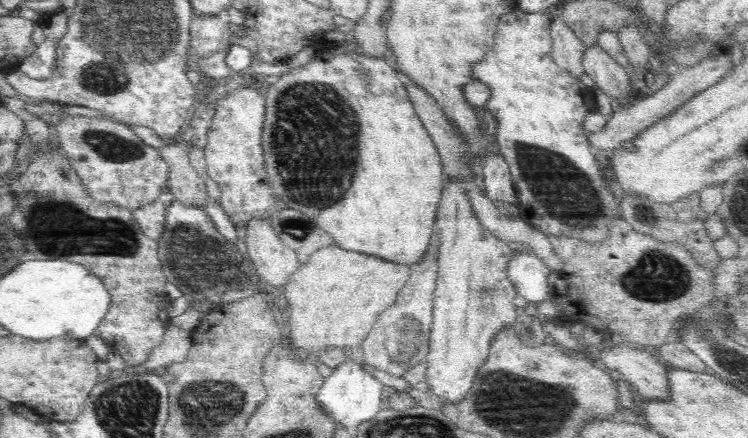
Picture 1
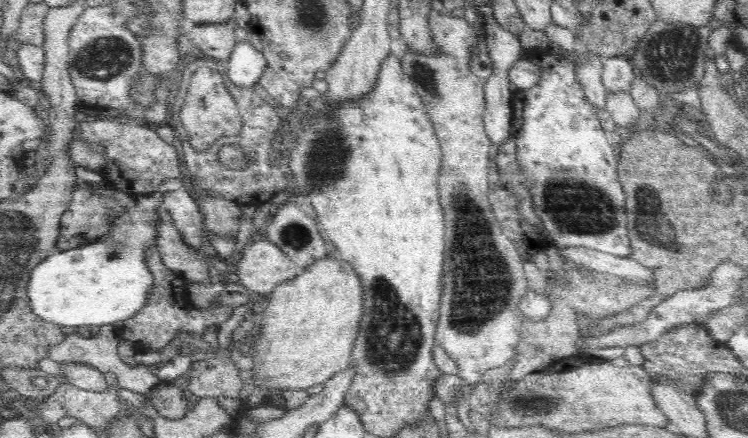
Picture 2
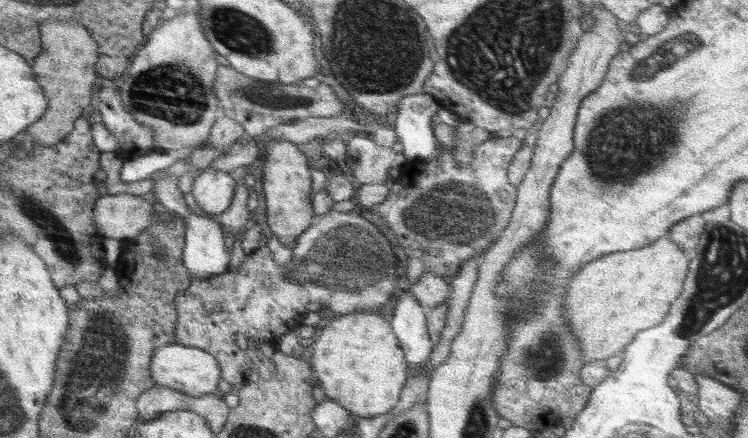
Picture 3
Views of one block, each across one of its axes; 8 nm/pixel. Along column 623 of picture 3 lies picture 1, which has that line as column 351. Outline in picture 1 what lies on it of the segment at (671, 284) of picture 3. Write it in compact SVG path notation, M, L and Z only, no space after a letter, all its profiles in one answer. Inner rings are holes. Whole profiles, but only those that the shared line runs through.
M338 245L319 248L306 264L290 277L281 288L290 304L290 330L284 330L286 343L292 347L305 346L322 352L326 348L360 348L376 319L386 310L402 286L410 278L412 268L366 256L360 252L346 252Z

